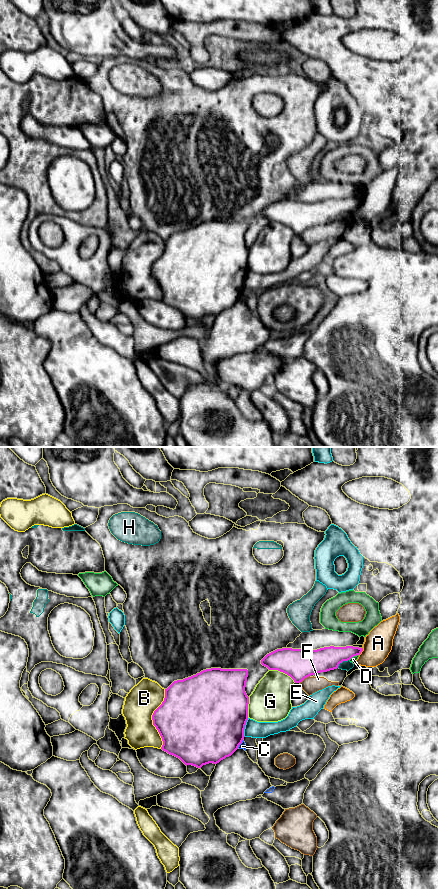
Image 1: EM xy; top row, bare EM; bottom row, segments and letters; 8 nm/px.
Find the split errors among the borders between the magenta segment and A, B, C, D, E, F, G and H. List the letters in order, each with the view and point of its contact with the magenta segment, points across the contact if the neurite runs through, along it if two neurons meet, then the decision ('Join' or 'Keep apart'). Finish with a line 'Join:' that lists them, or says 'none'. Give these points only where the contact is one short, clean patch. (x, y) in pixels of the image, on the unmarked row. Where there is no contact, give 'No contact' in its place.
A: Touches magenta at xy (361, 203). Keep apart
B: Touches magenta at xy (152, 271). Keep apart
C: Touches magenta at xy (240, 295). Keep apart
D: Touches magenta at xy (353, 208). Keep apart
E: Touches magenta at xy (244, 279). Keep apart
F: Touches magenta at xy (304, 230). Boundary: xy (309, 227), (299, 234). Keep apart
G: Touches magenta at xy (282, 223). Keep apart
H: Touches magenta at xy (342, 213). Keep apart
Join: none

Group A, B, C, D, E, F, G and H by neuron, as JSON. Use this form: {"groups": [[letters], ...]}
{"groups": [["A"], ["B"], ["C"], ["D"], ["E"], ["F"], ["G"], ["H"]]}

